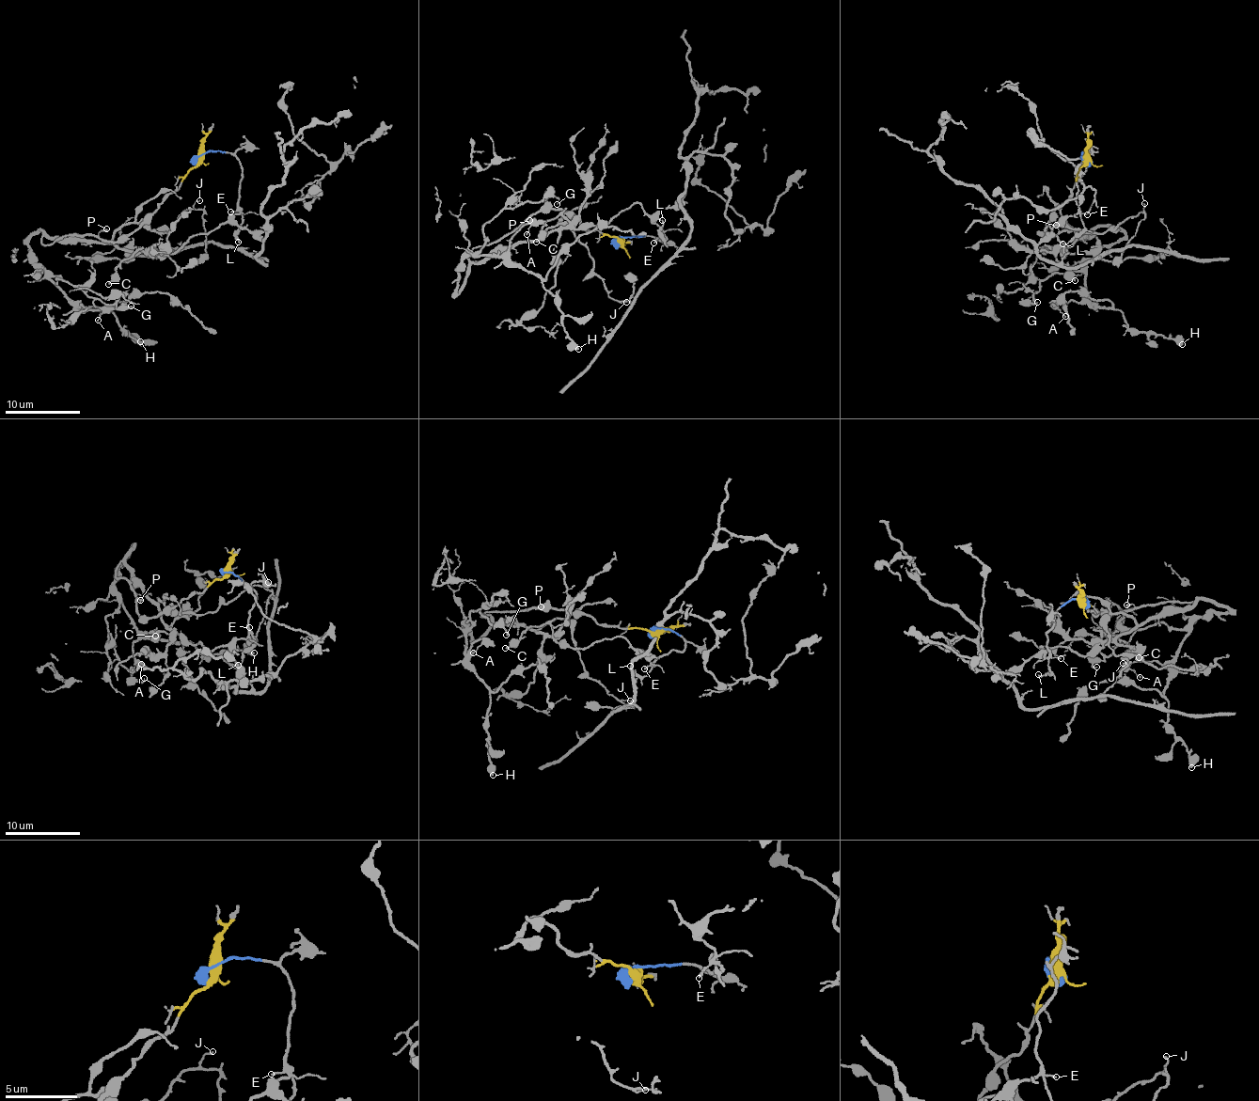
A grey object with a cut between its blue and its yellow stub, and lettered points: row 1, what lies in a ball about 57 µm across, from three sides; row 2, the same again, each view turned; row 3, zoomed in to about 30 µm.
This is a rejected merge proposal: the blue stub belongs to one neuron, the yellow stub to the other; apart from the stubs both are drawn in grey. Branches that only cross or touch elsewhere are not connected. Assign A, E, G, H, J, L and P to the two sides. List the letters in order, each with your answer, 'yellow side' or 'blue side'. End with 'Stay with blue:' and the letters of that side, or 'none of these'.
A: yellow side
E: blue side
G: yellow side
H: yellow side
J: yellow side
L: blue side
P: yellow side
Stay with blue: E, L

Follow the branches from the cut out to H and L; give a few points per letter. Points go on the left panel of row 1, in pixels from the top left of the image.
H: (197, 158), (150, 215), (110, 241), (42, 230), (28, 243), (31, 260), (73, 303), (111, 310), (141, 342)
L: (197, 158), (221, 150), (230, 152), (239, 162), (242, 226), (236, 231), (239, 242)

